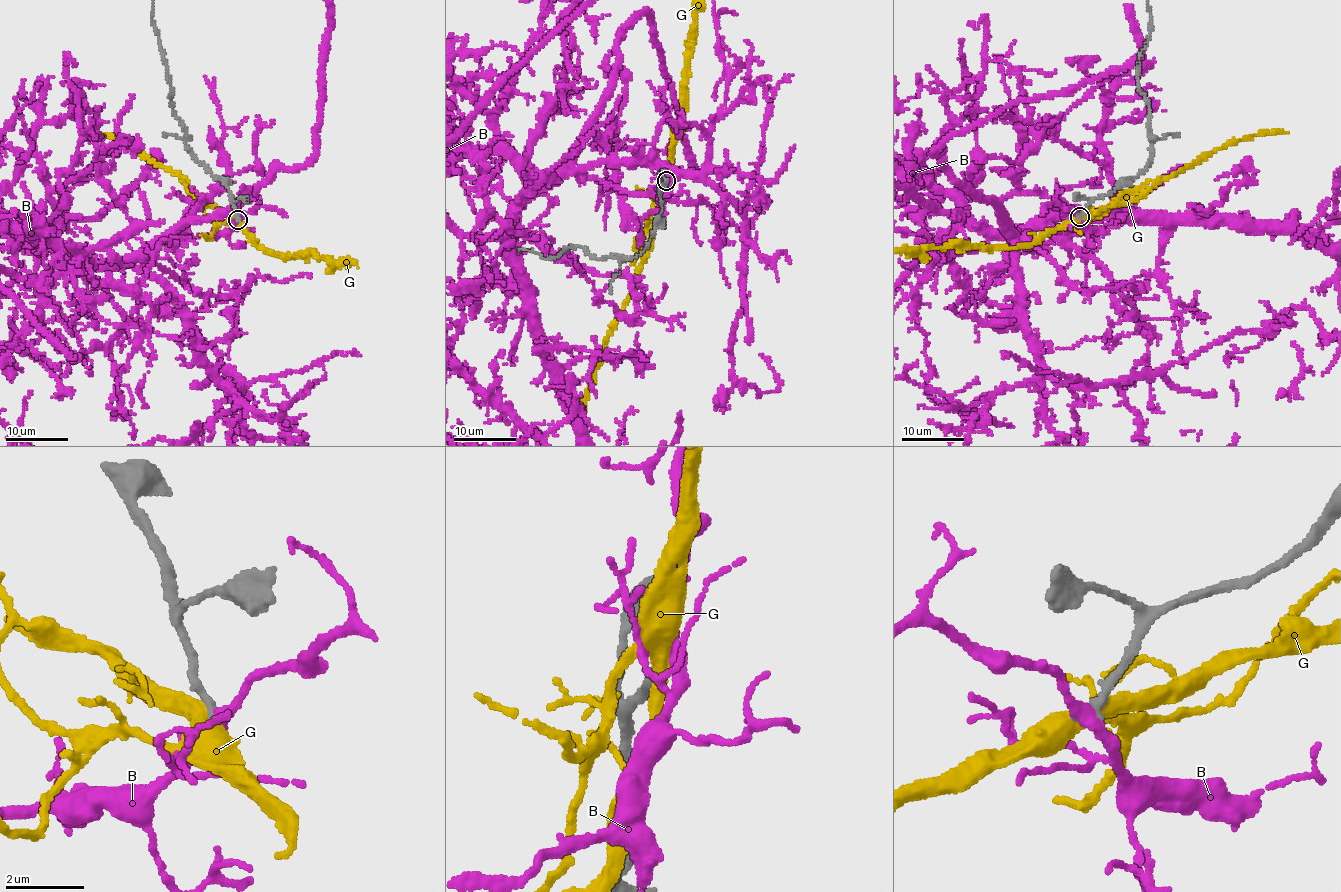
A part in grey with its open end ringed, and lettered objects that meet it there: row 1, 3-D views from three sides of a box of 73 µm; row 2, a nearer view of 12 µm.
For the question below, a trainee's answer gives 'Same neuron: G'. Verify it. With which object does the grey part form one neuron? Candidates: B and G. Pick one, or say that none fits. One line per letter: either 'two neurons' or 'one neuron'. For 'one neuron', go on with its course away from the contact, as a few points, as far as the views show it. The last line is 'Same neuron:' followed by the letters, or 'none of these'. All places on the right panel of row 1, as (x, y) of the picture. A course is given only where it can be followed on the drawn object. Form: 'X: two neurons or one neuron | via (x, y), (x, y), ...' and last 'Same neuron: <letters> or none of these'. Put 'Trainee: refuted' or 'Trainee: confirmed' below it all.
B: two neurons
G: one neuron
Same neuron: G
Trainee: confirmed

